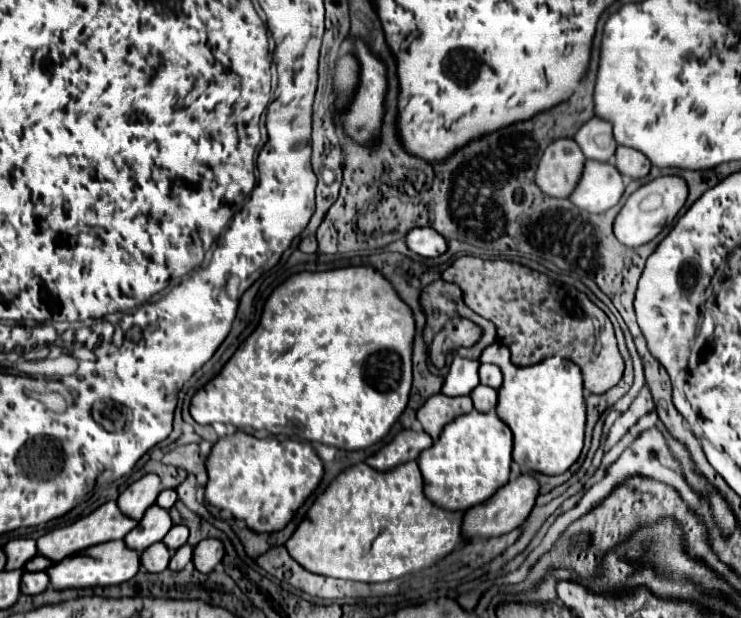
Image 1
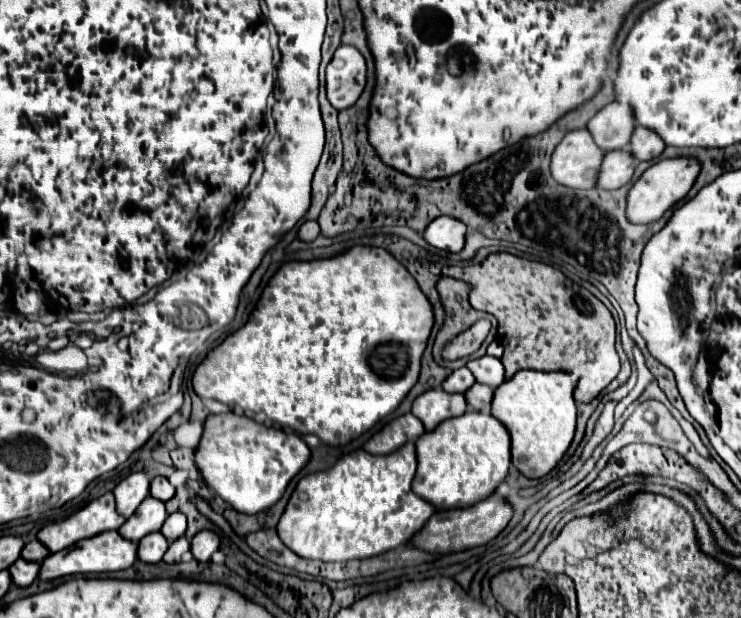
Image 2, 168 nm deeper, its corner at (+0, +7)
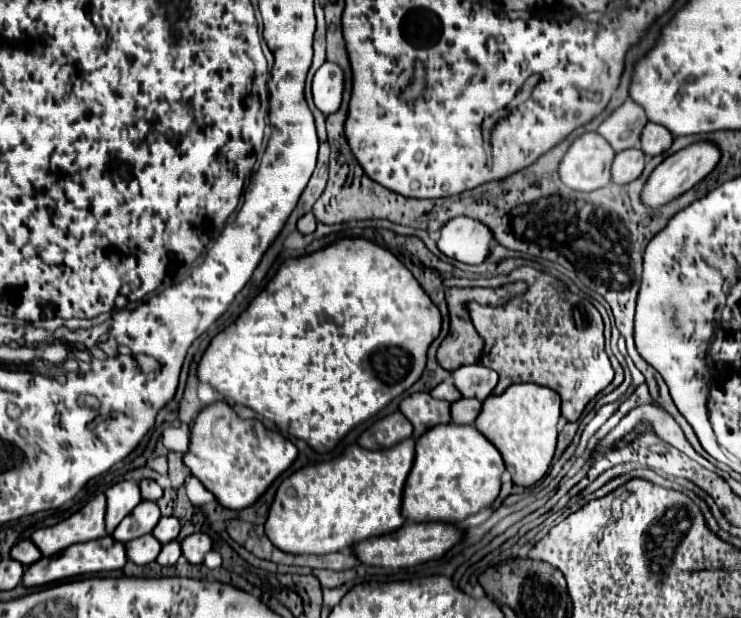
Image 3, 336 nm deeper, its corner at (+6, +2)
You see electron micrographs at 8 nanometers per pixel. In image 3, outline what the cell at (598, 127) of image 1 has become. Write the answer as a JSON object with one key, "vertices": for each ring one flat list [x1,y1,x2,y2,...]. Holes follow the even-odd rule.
{"vertices":[[627,99,621,107,617,107,597,129,601,137,609,141,609,145,615,151,625,151,631,147,637,147,637,113,639,113,639,141,641,141,641,131,647,125,647,115,641,105,635,101]]}

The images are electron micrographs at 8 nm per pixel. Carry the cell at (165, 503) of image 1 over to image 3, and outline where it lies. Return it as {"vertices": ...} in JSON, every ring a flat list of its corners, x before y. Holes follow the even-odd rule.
{"vertices":[[141,479,139,489,141,489,141,497,149,501,157,501,163,495,163,489,153,479]]}

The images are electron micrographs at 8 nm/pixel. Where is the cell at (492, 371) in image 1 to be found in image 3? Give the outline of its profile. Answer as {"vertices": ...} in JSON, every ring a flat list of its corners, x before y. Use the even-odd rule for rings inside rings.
{"vertices":[[465,365,453,371,453,385,463,397,485,401,497,385,497,373,481,365]]}

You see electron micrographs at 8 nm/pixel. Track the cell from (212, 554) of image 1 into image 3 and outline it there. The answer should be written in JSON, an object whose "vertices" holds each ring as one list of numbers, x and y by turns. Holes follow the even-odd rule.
{"vertices":[[193,533,181,541,181,549,191,565,203,563,203,557,211,551,211,537,207,533]]}

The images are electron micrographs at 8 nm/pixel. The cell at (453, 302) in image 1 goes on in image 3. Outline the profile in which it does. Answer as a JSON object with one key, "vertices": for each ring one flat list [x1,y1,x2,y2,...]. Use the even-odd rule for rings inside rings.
{"vertices":[[517,281,517,283,509,283,509,285,503,285,503,287,497,287,497,289,481,289,481,287,469,287,469,289,459,289,459,287,453,287,447,291,447,305,449,305,449,315,451,315,451,331,447,335,447,339,441,343,439,351,437,351,437,361,443,369,451,371,451,369,459,369,461,365,469,365,475,361,475,353,477,353,477,361,481,357,481,351,483,351,483,341,481,337,475,333,473,329,473,323,471,323,471,317,469,317,469,309,467,309,467,303,469,301,477,301,479,305,503,305,507,303,509,299,521,295,527,291,527,283,525,281]]}

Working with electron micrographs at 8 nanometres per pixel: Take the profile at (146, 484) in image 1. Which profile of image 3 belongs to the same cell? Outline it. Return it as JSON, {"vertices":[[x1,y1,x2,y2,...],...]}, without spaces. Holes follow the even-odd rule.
{"vertices":[[119,481,113,487,109,487,105,495,107,495,105,521,107,521,107,533,111,535,115,527,121,523,121,519,127,517,141,503,141,495,137,483,133,481]]}

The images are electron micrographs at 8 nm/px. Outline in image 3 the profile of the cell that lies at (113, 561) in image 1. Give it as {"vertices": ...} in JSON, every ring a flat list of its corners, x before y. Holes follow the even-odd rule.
{"vertices":[[111,535,101,537,97,541,87,541,85,545,71,545,69,549,63,549,61,555,51,555,51,557,41,557,41,561,35,561,29,565,23,573,23,585,25,587,41,587,47,583,55,583,59,579,69,579,69,577,79,577,87,573,99,573,99,571,115,571,121,569,127,563,125,555,125,545,115,541]]}

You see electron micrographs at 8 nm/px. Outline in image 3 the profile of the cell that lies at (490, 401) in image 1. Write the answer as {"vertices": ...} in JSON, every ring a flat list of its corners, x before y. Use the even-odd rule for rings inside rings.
{"vertices":[[459,399,459,401,451,403,451,421,459,423,459,425,475,423,479,411,481,411,481,401,477,401,477,399]]}

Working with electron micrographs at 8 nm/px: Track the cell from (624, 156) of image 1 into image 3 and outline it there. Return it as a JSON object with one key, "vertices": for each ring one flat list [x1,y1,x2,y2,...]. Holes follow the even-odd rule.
{"vertices":[[647,123,641,135,641,149,645,155,661,155,665,153,673,143,673,135,669,135,669,129,657,125,657,123]]}

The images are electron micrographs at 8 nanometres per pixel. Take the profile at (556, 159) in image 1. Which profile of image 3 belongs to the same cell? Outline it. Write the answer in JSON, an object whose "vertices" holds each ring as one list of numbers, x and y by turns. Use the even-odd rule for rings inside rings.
{"vertices":[[585,133,573,141,563,157,559,177,575,191,601,189,611,183,613,157,613,147,599,133]]}

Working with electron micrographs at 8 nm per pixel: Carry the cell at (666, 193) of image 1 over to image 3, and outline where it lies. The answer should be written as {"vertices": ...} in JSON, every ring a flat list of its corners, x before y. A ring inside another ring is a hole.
{"vertices":[[697,141,697,143,691,143,689,147,677,151,675,155,667,157,649,177,649,181,645,183,645,189,643,189,643,201,649,205,649,207,659,207,659,205,665,205,669,203,671,199,683,195,685,191,689,191,695,183,699,183,705,175,709,175,715,165,719,163,721,159,721,149,719,145,711,143,711,141]]}

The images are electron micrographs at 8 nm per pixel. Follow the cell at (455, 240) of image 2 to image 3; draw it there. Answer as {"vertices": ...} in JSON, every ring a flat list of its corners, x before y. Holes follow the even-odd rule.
{"vertices":[[455,217,441,229,437,245,451,259,467,265,481,265,491,253,493,233,481,221]]}

